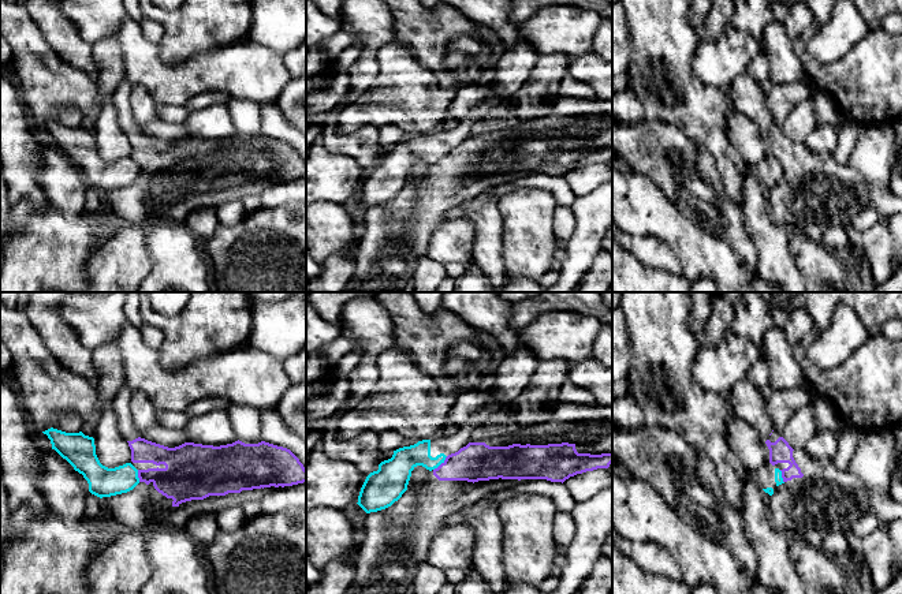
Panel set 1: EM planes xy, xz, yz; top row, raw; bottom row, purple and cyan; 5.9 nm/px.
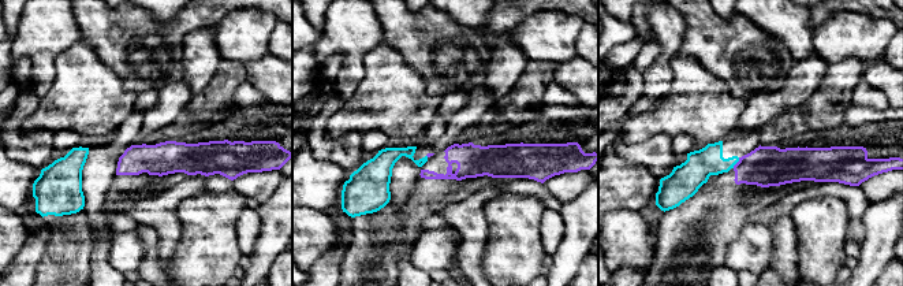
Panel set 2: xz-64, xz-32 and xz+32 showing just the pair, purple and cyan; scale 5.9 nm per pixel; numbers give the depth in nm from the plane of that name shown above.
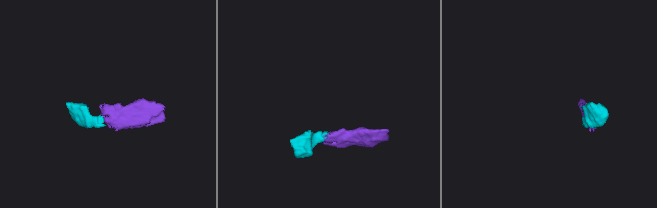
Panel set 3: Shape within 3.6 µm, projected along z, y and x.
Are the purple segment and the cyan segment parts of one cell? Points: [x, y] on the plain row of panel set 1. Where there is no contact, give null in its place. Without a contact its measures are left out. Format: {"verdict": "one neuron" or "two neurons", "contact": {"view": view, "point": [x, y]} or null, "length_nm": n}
{"verdict": "two neurons", "contact": {"view": "xz", "point": [442, 157]}, "length_nm": 120}

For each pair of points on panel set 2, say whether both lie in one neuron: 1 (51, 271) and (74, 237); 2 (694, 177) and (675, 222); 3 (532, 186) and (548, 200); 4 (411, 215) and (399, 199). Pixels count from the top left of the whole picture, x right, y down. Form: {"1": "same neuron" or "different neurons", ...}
{"1": "same neuron", "2": "different neurons", "3": "same neuron", "4": "different neurons"}

